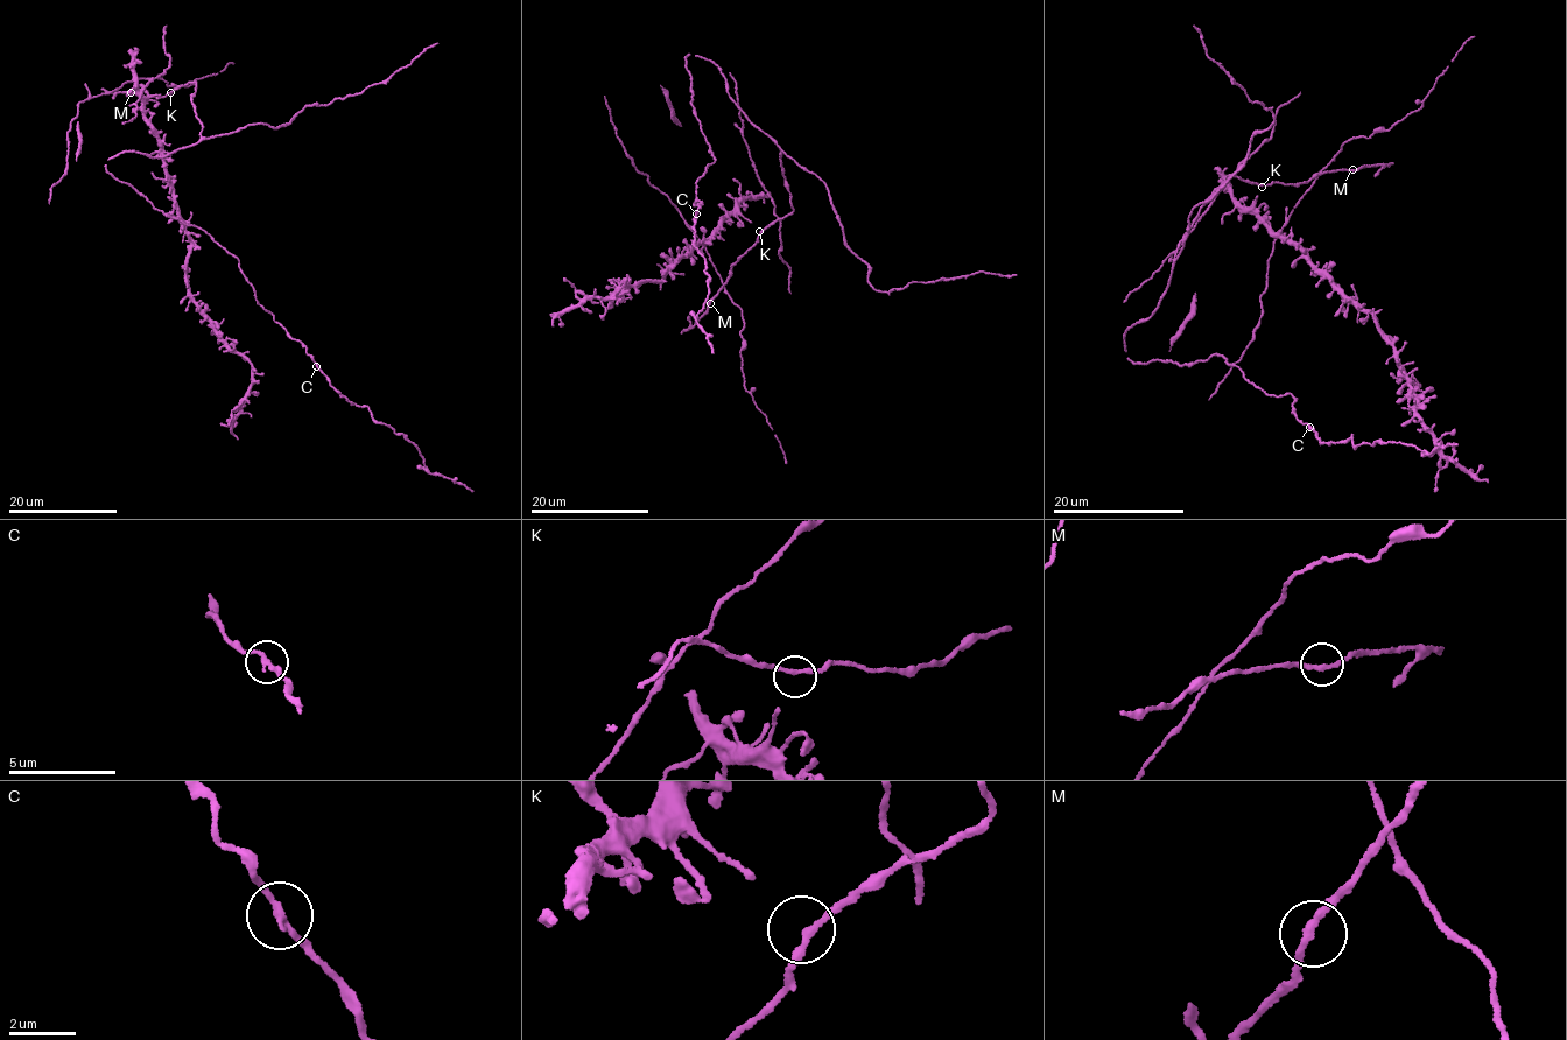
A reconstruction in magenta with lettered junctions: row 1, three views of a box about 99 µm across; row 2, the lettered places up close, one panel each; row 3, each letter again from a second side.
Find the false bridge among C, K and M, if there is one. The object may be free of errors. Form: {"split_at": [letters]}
{"split_at": []}

